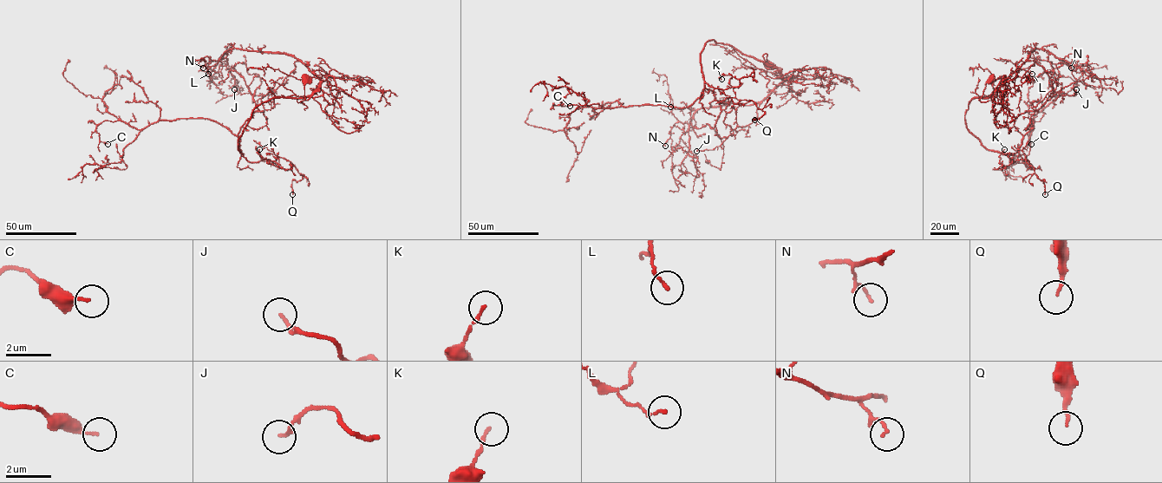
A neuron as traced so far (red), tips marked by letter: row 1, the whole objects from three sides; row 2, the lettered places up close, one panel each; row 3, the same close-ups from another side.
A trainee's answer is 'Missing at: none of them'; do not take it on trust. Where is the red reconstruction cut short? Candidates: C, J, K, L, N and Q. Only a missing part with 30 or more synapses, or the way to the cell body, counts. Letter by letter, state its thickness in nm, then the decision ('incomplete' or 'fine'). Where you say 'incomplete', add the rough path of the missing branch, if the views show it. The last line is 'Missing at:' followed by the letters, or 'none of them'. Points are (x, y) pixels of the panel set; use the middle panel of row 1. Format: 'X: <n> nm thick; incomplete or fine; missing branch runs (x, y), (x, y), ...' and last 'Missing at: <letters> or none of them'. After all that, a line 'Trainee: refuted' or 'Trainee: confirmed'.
C: 150 nm thick; fine
J: 120 nm thick; fine
K: 140 nm thick; fine
L: 140 nm thick; fine
N: 120 nm thick; fine
Q: 120 nm thick; fine
Missing at: none of them
Trainee: confirmed

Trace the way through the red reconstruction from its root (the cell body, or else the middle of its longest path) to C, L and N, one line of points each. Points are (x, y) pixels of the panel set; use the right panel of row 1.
C: (992, 78), (979, 100), (991, 100), (969, 101), (967, 127), (1010, 155), (1031, 119), (1031, 144)
L: (992, 78), (985, 85), (981, 101), (991, 100), (990, 94), (1034, 48), (1034, 65), (1023, 68), (1032, 74)
N: (992, 78), (985, 85), (981, 101), (991, 100), (990, 94), (1034, 48), (1046, 49), (1047, 60), (1071, 68)

